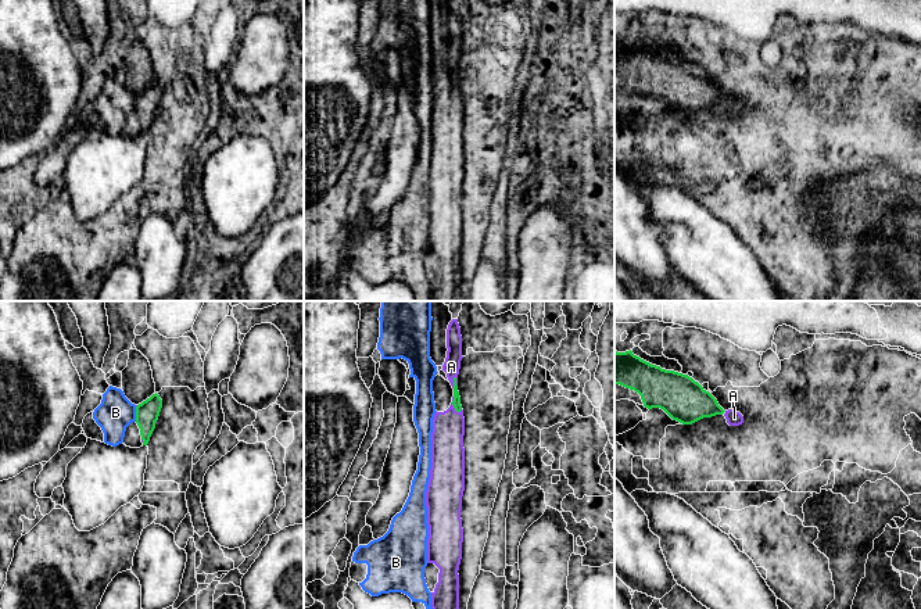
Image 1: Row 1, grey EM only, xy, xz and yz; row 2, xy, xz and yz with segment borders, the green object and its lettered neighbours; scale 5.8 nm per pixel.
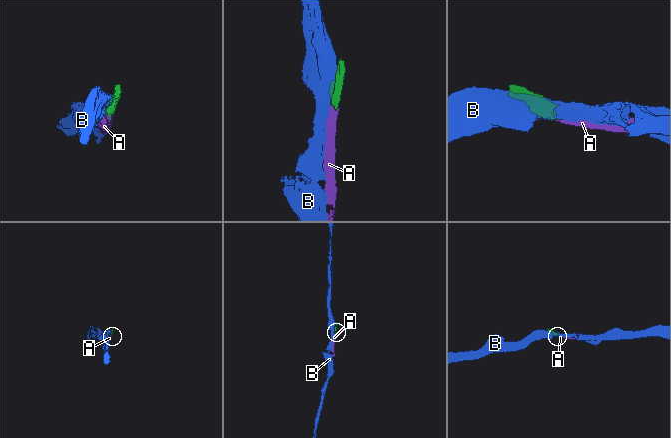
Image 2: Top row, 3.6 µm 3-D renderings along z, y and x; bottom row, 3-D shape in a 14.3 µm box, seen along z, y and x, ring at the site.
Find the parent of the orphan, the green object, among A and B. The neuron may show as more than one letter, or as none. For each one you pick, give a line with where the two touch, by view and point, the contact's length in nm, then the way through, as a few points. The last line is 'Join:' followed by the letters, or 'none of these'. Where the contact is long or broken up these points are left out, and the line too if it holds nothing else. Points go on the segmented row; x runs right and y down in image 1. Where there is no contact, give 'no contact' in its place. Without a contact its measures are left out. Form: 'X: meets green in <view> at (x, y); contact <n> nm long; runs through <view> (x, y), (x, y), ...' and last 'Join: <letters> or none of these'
A: meets green in xz at (455, 382); contact 70 nm long; runs through xz (457, 400), (455, 382), (451, 366)
Join: A

